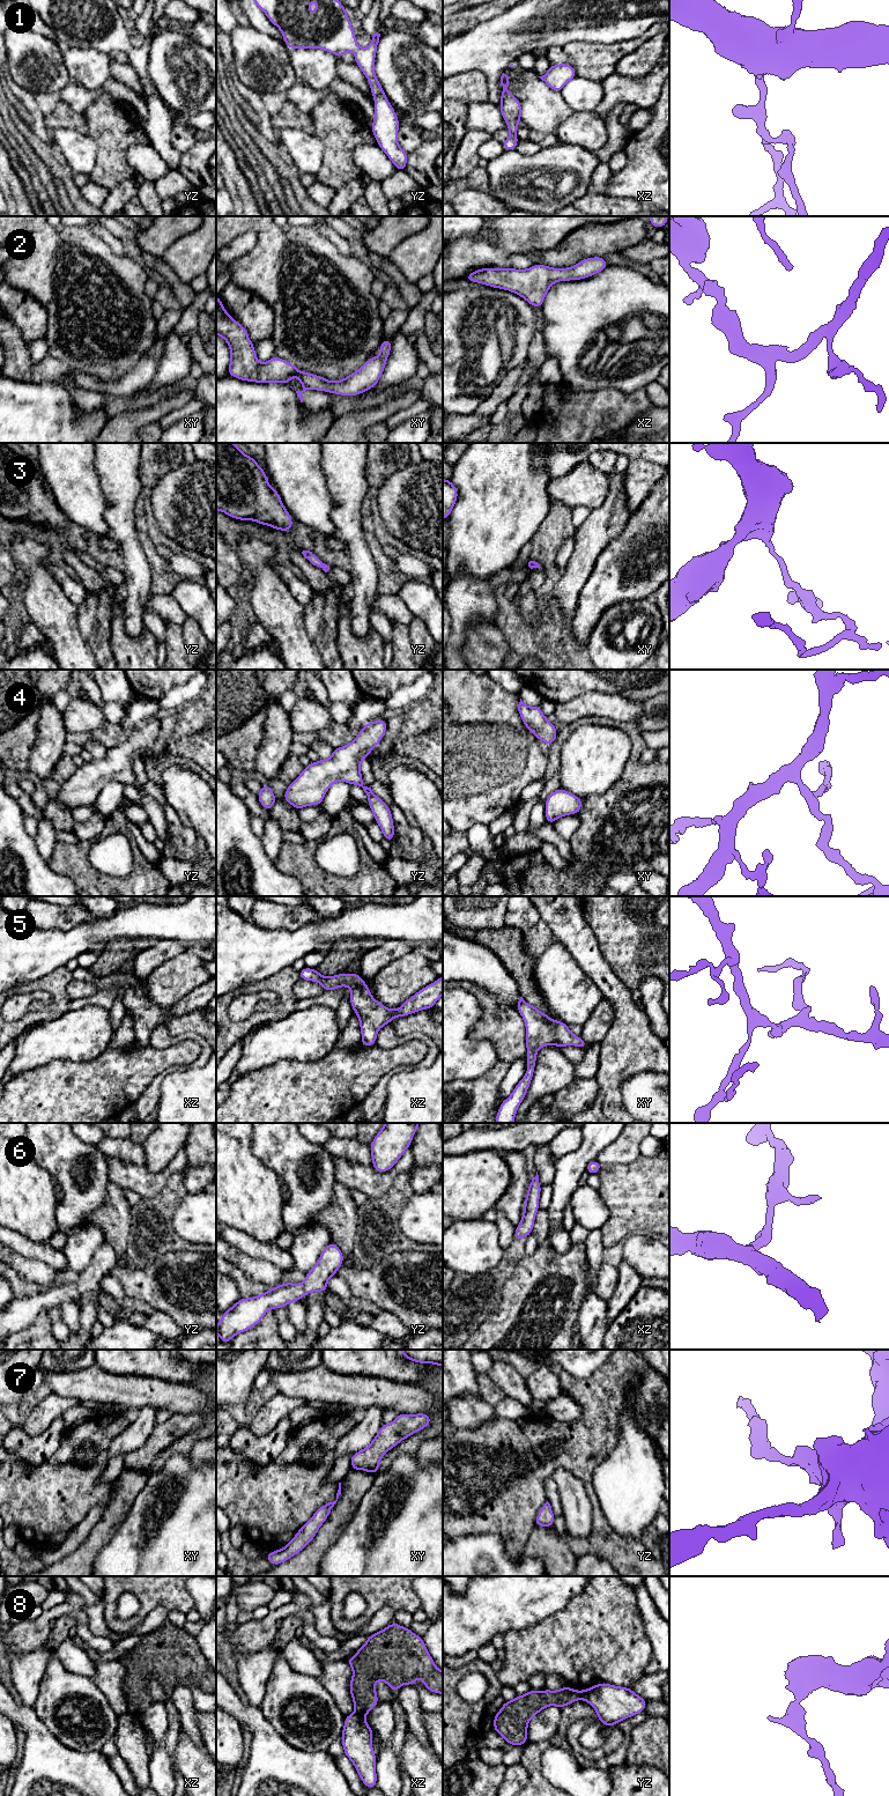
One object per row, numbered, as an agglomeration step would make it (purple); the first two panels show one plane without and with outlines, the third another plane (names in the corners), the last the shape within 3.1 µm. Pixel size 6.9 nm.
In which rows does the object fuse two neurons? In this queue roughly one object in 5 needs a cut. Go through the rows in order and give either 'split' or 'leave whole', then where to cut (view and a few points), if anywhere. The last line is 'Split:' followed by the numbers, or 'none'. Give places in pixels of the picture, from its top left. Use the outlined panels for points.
1: leave whole; cut none
2: leave whole; cut none
3: leave whole; cut none
4: leave whole; cut none
5: leave whole; cut none
6: leave whole; cut none
7: leave whole; cut none
8: split; cut xz (356, 1712), (362, 1716)
Split: 8

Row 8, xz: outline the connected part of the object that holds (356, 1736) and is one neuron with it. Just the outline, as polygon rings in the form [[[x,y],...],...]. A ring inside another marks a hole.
[[[353,1713],[345,1716],[341,1740],[345,1757],[354,1764],[366,1788],[377,1787],[376,1759],[372,1749],[373,1730],[362,1715]]]

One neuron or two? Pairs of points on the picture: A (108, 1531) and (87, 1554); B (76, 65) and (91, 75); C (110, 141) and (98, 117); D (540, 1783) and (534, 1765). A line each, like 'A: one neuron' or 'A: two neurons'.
A: one neuron
B: one neuron
C: one neuron
D: one neuron

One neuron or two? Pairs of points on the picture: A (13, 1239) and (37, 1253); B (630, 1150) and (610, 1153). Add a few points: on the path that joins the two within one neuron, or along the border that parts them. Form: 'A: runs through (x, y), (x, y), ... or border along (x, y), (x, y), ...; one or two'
A: runs through (19, 1243), (31, 1249); one
B: runs through (625, 1150), (615, 1153); one

